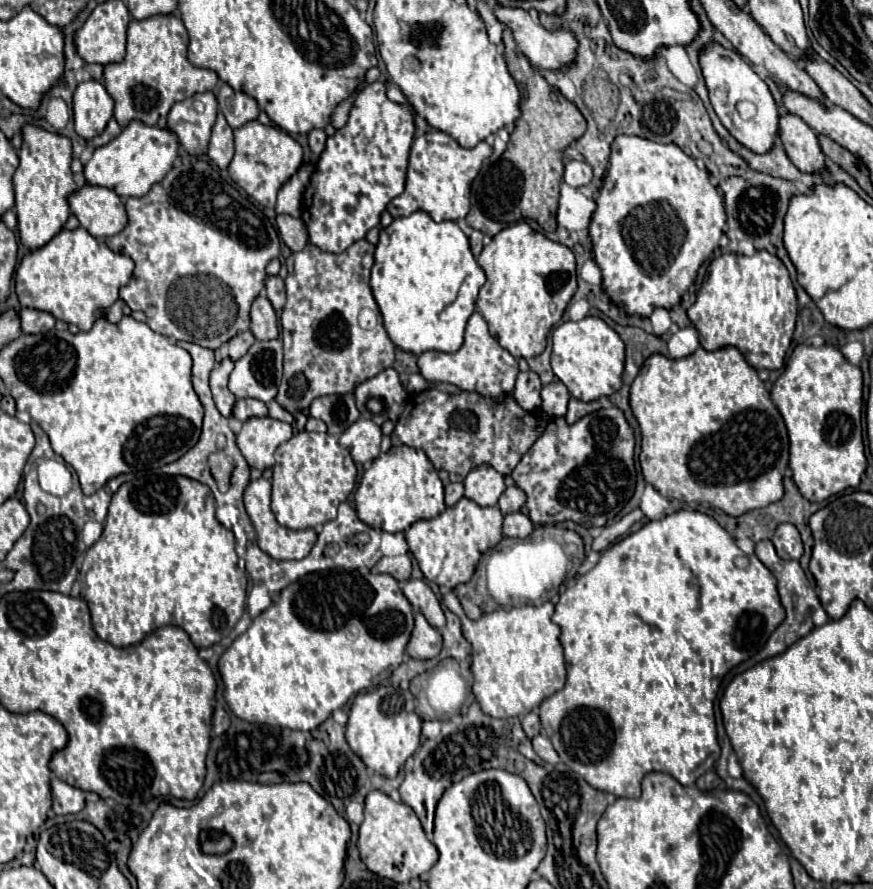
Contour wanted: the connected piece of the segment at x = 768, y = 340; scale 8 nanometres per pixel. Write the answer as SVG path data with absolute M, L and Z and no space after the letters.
M757 251L751 257L727 253L711 261L709 277L701 285L697 301L687 311L691 323L699 331L699 341L705 351L717 351L733 345L747 355L755 369L781 369L791 345L797 295L787 267L779 257Z

